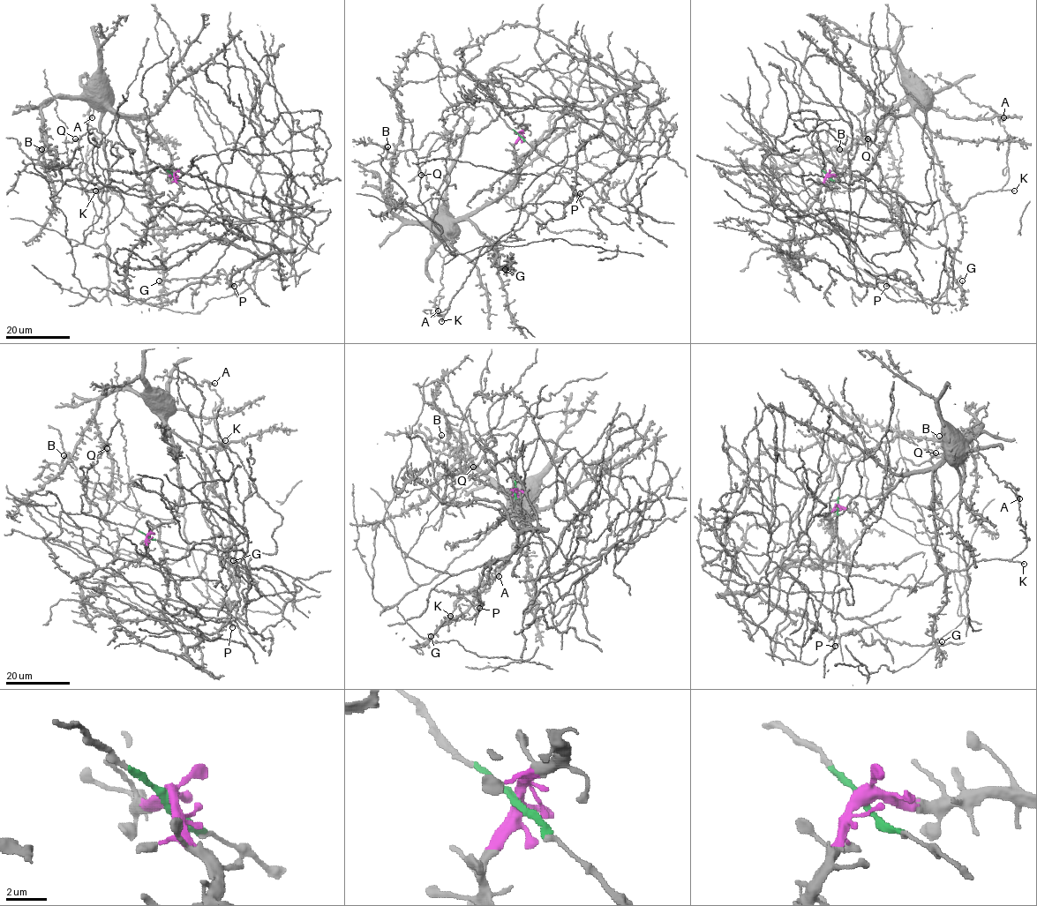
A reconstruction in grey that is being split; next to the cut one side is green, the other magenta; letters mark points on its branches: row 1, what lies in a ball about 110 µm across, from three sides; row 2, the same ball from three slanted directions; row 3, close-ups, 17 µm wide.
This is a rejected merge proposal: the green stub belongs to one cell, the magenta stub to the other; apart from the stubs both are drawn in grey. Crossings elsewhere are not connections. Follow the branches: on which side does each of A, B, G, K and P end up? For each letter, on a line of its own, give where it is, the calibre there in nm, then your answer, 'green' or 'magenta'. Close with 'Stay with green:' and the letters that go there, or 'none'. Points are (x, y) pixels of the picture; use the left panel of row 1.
A: place (92, 117); calibre 180 nm; green
B: place (41, 149); calibre 440 nm; magenta
G: place (159, 280); calibre 240 nm; magenta
K: place (95, 190); calibre 300 nm; green
P: place (234, 286); calibre 440 nm; green
Stay with green: A, K, P

